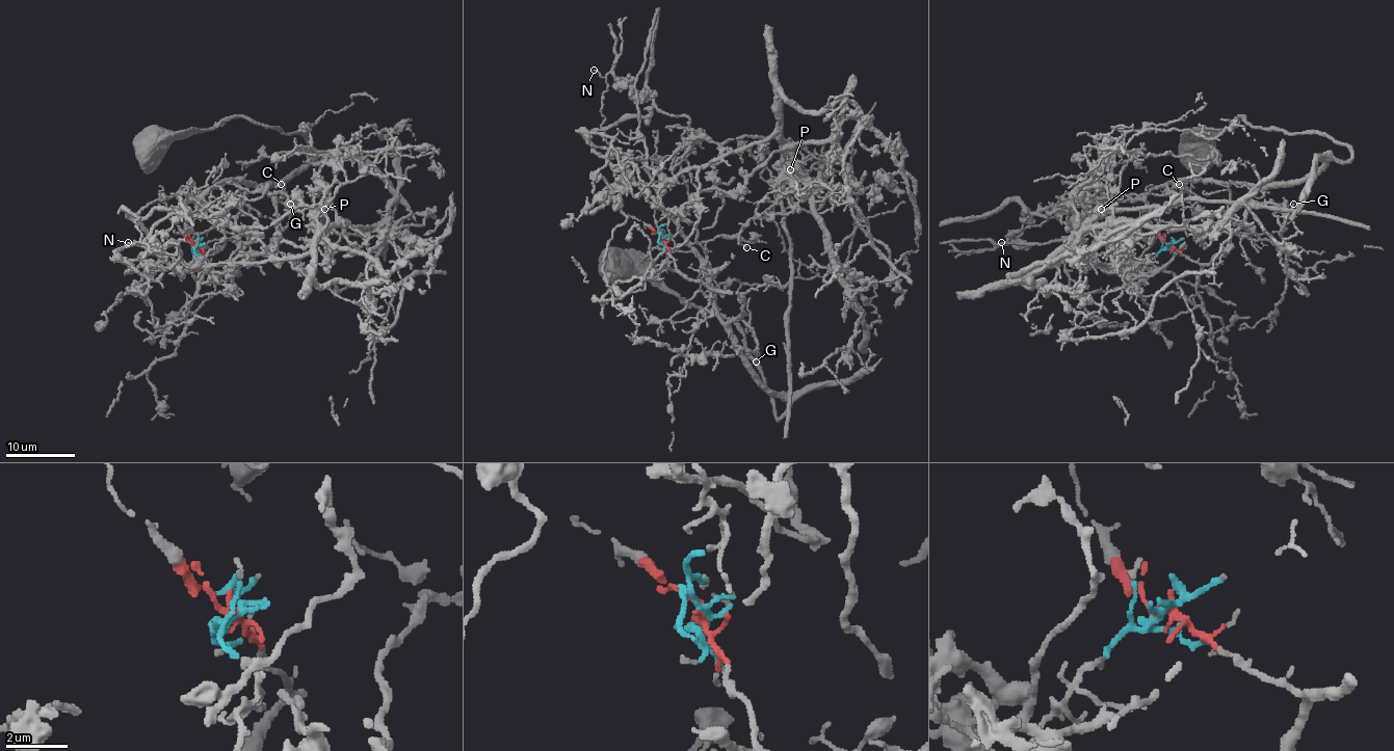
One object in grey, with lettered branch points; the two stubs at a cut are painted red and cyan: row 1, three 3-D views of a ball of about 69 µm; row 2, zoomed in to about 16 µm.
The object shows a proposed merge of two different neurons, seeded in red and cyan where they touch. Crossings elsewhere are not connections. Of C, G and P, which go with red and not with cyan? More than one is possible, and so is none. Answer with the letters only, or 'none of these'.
C, G

